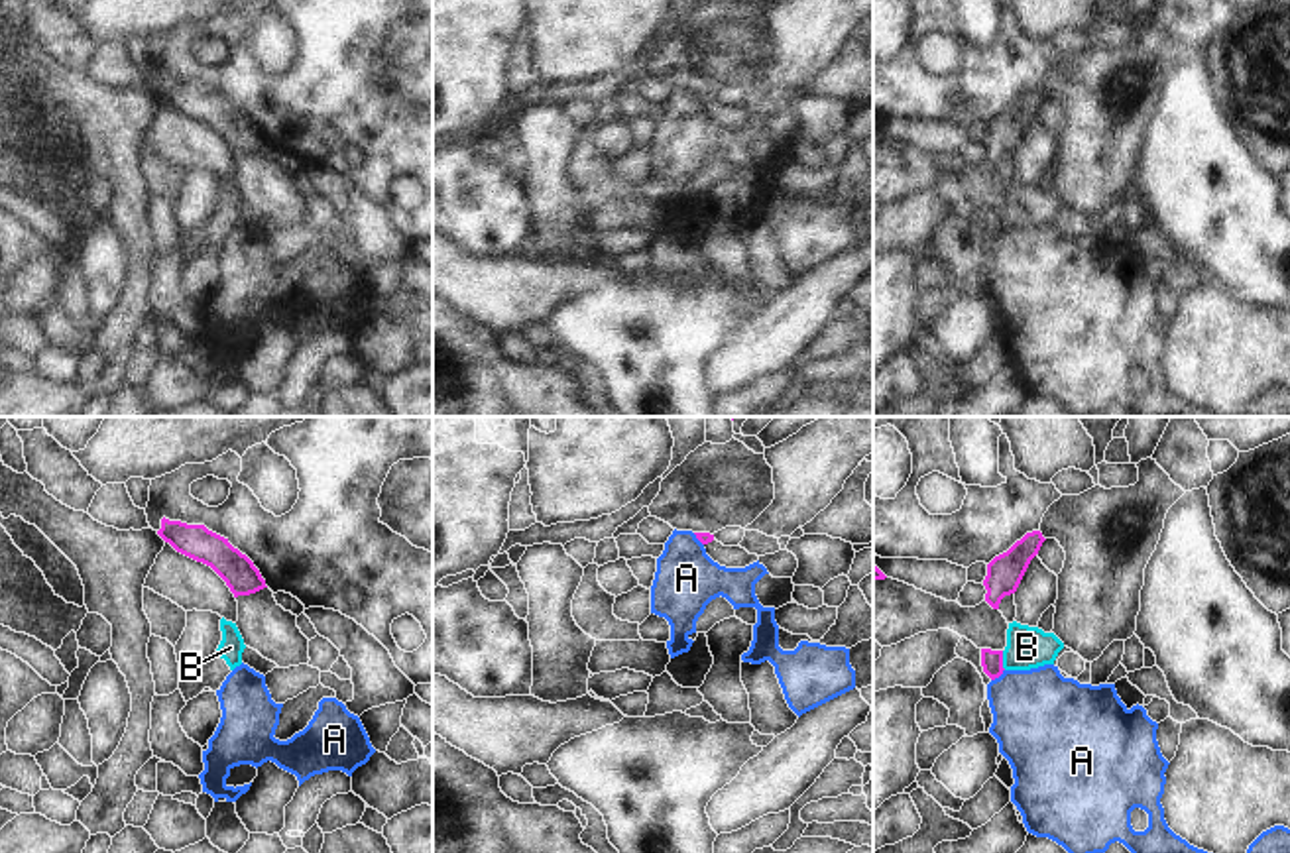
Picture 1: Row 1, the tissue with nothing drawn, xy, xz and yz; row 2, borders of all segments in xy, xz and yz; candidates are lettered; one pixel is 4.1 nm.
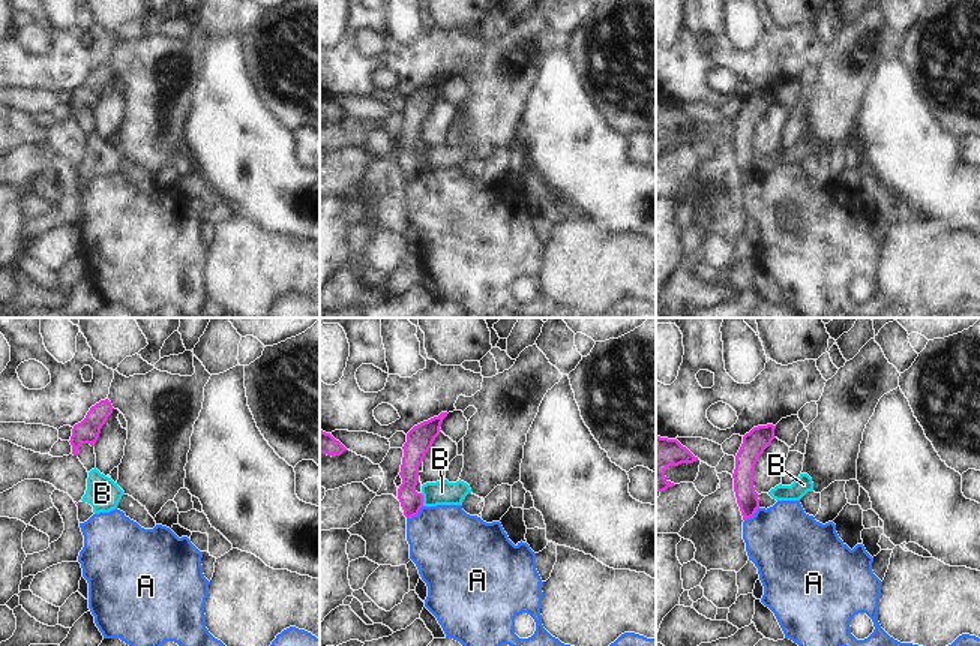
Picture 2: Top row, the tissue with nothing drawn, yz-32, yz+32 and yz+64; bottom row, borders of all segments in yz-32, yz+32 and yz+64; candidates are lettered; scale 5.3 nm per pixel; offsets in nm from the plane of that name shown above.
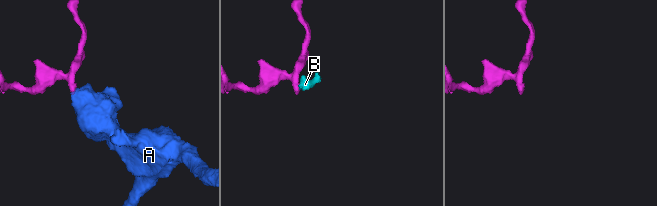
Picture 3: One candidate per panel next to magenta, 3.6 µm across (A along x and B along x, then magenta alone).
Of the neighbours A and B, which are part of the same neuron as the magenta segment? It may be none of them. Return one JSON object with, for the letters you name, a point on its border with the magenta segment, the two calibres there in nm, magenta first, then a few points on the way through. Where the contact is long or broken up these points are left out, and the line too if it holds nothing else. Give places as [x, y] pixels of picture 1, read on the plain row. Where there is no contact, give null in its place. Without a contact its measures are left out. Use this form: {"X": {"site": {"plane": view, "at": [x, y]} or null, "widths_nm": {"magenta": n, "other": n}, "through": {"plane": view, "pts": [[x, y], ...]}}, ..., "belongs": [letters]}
{"belongs": []}

